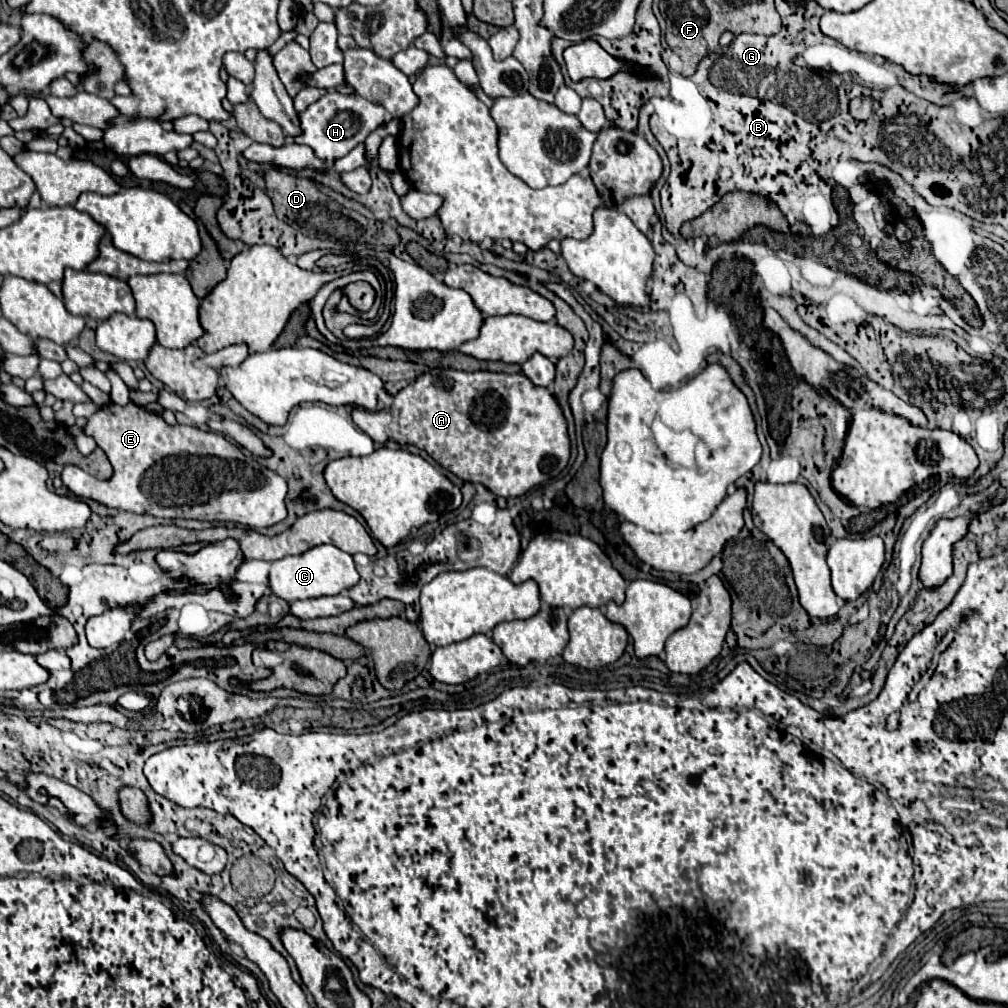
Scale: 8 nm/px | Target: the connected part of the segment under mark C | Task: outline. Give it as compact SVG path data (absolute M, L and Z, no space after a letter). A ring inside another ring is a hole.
M321 544L305 554L299 556L285 556L271 564L269 572L269 586L273 594L279 598L293 602L293 600L307 600L307 598L319 598L319 596L335 596L359 582L359 574L355 570L353 558L347 552L341 552L333 544Z

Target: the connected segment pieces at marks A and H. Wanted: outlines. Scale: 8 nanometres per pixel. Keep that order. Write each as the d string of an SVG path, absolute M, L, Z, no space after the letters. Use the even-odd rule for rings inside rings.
M431 370L395 395L389 412L367 412L363 408L355 408L353 422L375 442L385 444L391 440L401 446L413 444L461 480L483 484L495 496L503 498L523 496L531 488L559 476L569 460L567 422L557 400L547 388L533 386L523 374Z
M329 90L317 102L313 102L305 112L301 112L301 128L303 134L297 138L299 144L307 144L313 152L323 160L333 160L345 156L357 142L363 142L379 124L385 122L385 108L381 104L373 104L359 94L341 94L337 90Z

